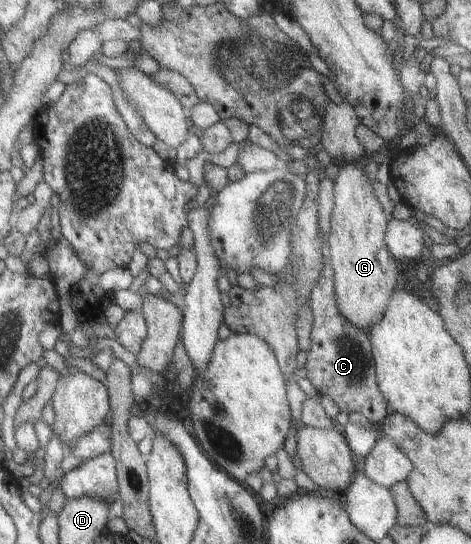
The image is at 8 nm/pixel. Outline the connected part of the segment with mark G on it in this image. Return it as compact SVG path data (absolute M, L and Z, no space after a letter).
M340 164L333 183L333 208L328 236L330 265L334 270L333 294L337 310L347 323L367 332L383 314L397 280L397 259L387 250L384 232L388 217L375 198L372 182L363 173L363 164Z

